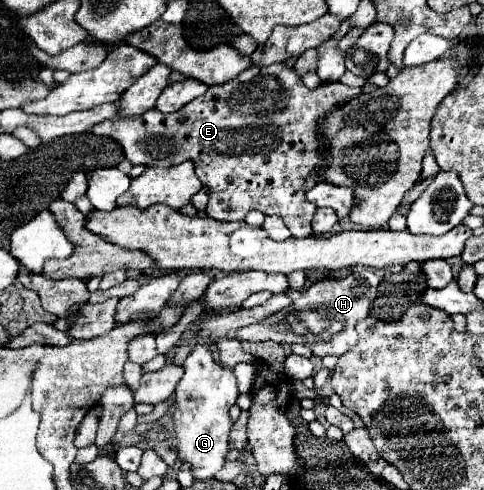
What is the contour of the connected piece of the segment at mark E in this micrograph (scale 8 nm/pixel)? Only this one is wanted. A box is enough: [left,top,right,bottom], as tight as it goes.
[94,63,358,237]

